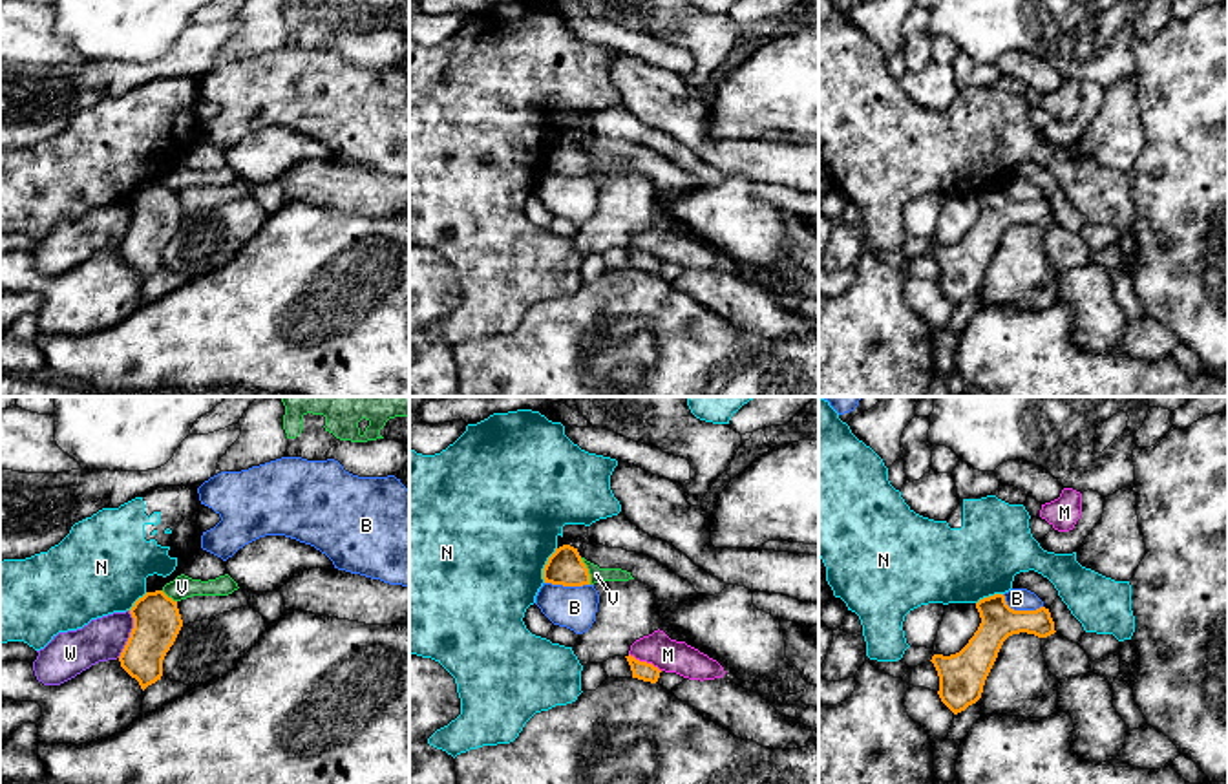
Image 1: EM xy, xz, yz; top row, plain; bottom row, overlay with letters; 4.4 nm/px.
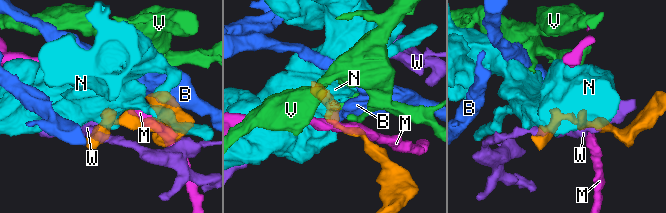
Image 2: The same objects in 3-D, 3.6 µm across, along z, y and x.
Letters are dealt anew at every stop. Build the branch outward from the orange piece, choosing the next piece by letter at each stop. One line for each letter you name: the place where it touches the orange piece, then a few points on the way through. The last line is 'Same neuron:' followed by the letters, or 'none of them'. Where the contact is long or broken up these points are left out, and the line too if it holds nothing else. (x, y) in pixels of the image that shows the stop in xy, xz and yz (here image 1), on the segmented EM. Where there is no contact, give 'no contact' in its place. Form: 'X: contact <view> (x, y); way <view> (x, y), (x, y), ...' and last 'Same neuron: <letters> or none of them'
Same neuron: none of them

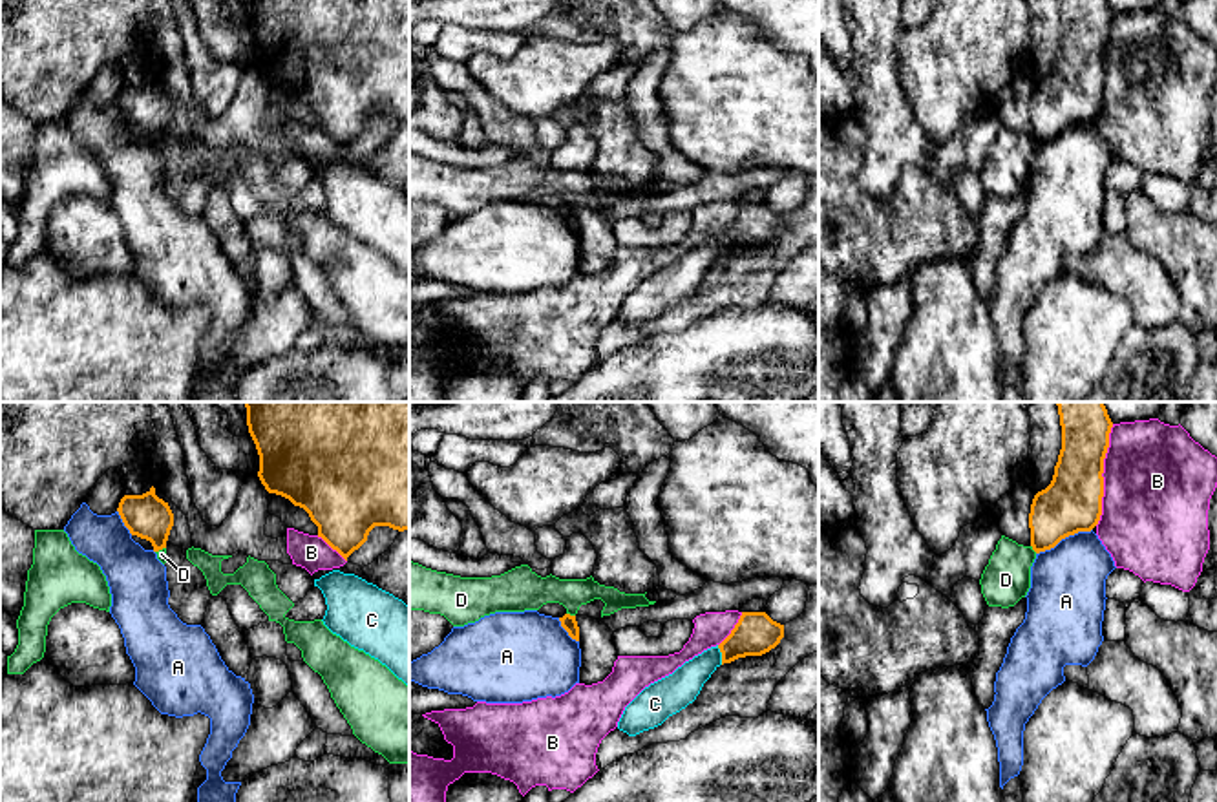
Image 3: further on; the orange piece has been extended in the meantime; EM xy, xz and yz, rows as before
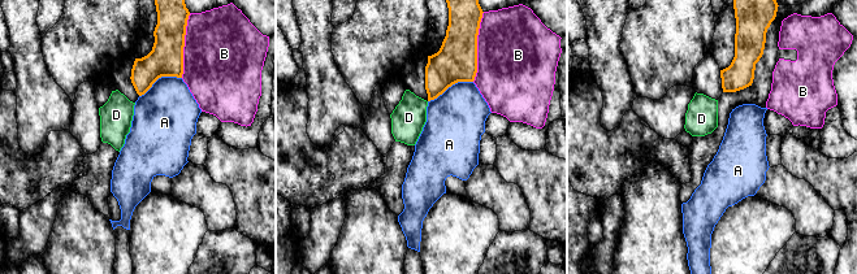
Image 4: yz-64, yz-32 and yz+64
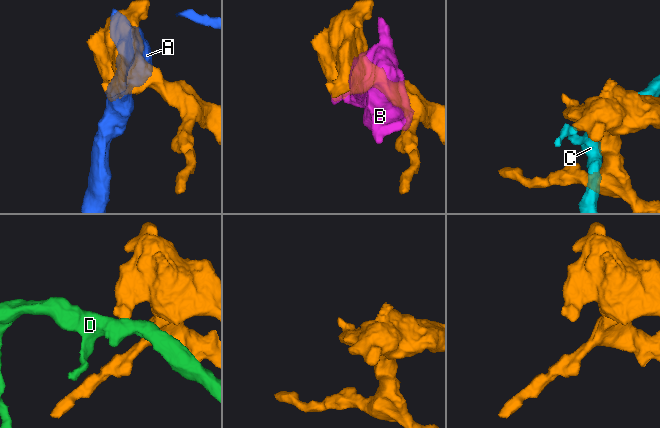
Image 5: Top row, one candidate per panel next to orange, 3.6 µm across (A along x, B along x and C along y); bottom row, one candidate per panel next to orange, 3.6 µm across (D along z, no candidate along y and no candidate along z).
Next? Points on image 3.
Same neuron: none of them

